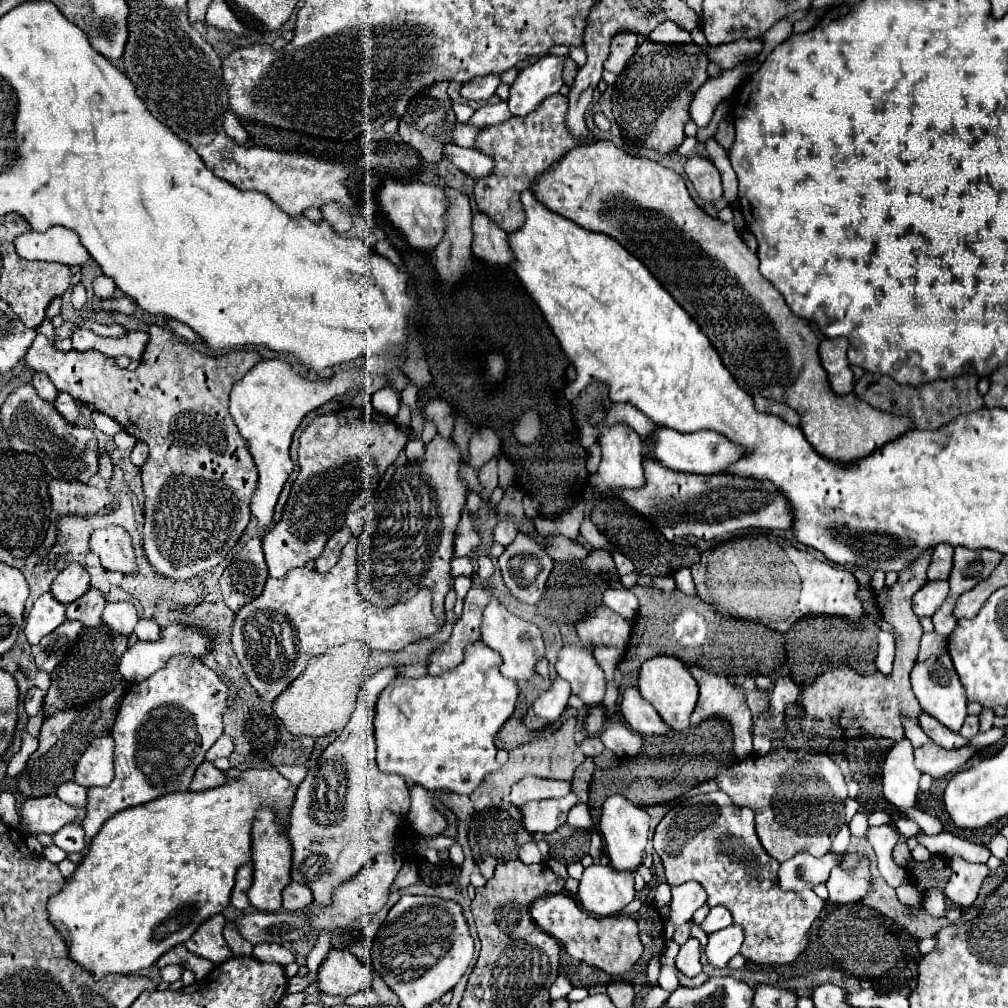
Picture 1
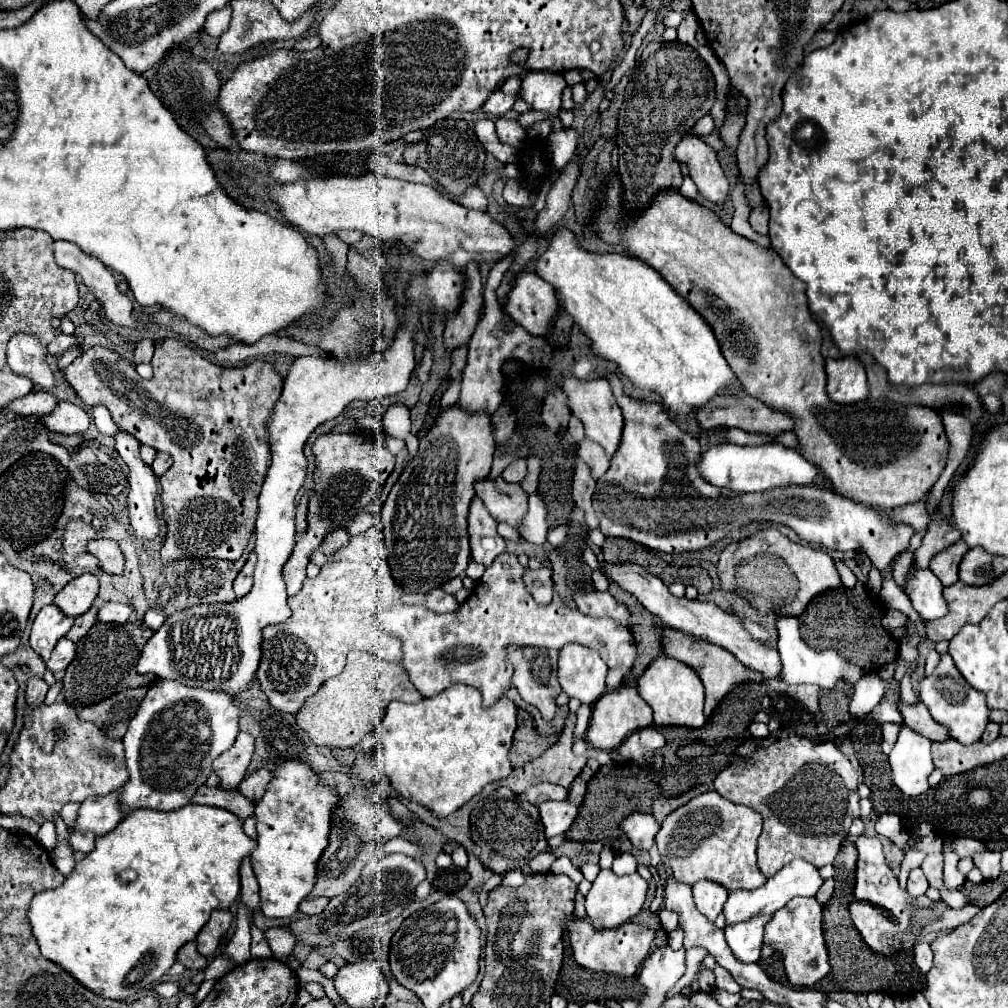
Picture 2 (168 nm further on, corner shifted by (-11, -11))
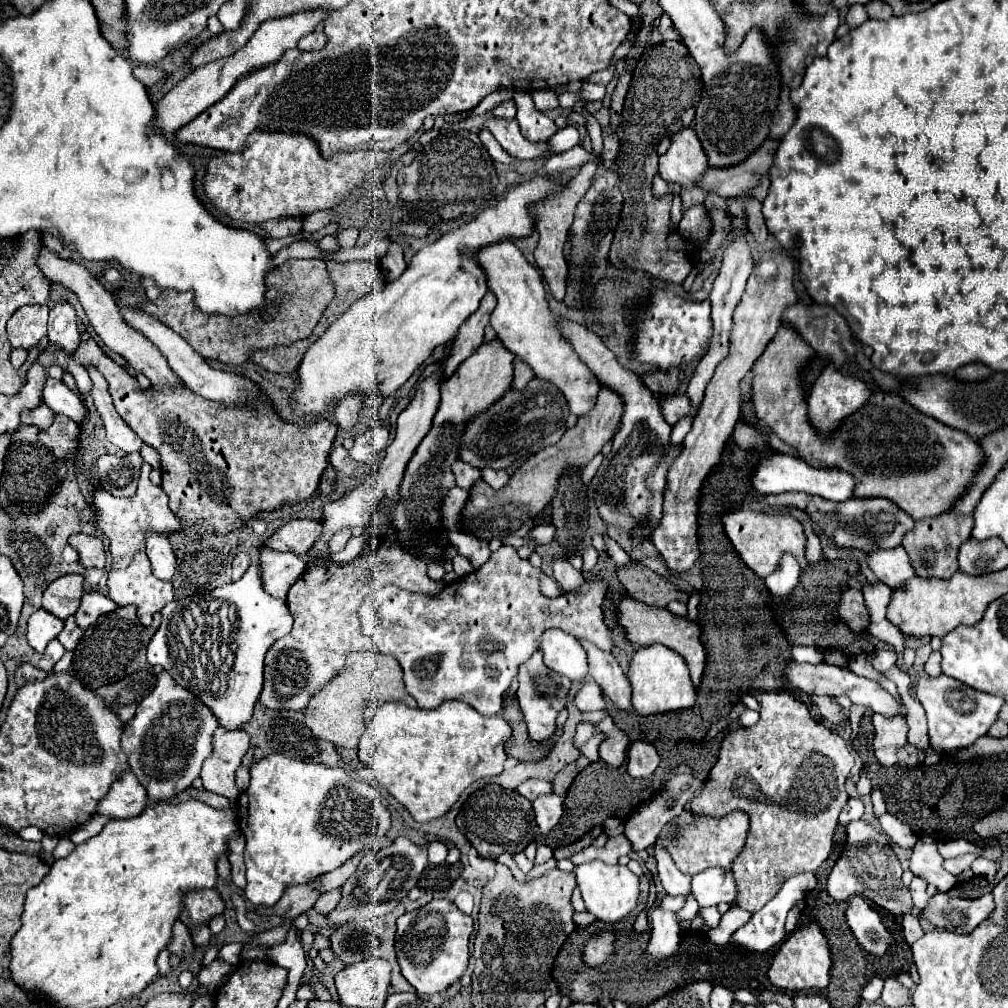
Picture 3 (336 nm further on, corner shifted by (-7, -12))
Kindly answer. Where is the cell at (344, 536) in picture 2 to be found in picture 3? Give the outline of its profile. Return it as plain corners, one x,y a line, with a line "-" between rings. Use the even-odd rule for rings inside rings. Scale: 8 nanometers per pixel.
293,519
281,525
271,537
267,537
265,545
275,551
291,551
295,555
307,555
311,545
321,535
321,521
313,519

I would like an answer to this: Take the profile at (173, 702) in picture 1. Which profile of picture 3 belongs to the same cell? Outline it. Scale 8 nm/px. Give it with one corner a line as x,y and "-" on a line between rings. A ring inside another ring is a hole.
167,671
159,673
157,687
137,705
135,717
125,725
123,733
123,751
129,757
129,767
135,771
139,777
141,785
147,789
149,799
161,801
161,799
171,799
175,795
175,783
177,783
177,793
187,789
195,777
199,777
201,763
205,761
207,755
211,755
211,735
219,727
215,721
215,715
187,689
177,685

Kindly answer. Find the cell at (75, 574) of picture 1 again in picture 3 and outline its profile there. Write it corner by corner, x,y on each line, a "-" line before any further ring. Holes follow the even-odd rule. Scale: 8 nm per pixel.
63,575
55,579
43,593
43,609
53,613
59,619
67,619
79,607
83,595
83,577
81,575

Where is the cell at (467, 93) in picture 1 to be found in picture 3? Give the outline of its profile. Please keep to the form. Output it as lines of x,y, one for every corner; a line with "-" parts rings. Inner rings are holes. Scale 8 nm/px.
509,99
509,101
499,103
499,105
493,109
493,115
495,115
495,117
501,117
501,119
515,119
515,115
517,115
515,101

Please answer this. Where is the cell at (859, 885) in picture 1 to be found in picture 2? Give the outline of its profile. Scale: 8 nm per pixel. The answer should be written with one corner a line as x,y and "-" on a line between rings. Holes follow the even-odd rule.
859,836
855,842
857,850
859,850
859,860
857,860
857,874
855,874
855,898
875,904
881,910
887,910
893,914
893,918
901,924
913,924
913,926
925,926
925,934
929,932
949,932
965,922
969,922
981,908
967,904
963,910
953,910
949,908
943,900
941,902
933,902
927,896
911,896
909,892
903,892
899,888
899,882
895,878
895,874
889,870
883,850
881,850
881,842
877,838
869,838
869,836

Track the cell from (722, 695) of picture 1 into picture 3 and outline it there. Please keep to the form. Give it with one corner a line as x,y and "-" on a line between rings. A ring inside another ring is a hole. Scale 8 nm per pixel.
625,597
619,605
617,605
617,621
619,625
625,629
627,639
631,643
637,645
651,645
651,643
661,643
673,651
677,651
685,663
689,665
689,673
695,685
701,683
703,677
703,669
705,669
705,647
699,641
699,627
687,619
687,617
679,617
673,615
669,609
665,607
655,607
655,605
647,605
643,601
635,601
631,597

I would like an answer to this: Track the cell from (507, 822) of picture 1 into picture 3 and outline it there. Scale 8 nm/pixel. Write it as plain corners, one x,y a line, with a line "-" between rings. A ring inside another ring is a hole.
495,783
477,789
461,807
457,815
459,831
471,841
481,857
497,859
501,853
521,853
531,841
535,841
537,825
533,817
531,801
521,797
517,791
503,789

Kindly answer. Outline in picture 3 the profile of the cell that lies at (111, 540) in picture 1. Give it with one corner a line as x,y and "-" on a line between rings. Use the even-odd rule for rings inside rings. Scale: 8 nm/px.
77,533
77,535
69,537
69,545
79,553
79,563
85,569
89,569
89,567
103,569
105,567
105,551
103,551
103,543
99,537

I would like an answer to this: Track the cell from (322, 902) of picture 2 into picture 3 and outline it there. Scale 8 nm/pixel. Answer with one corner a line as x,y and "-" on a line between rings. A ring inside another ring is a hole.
331,889
331,891
325,891
325,893
319,895
319,899
317,899
317,903
315,903
313,909
315,909
317,913
329,915
329,913
337,907
339,901
341,901
341,889

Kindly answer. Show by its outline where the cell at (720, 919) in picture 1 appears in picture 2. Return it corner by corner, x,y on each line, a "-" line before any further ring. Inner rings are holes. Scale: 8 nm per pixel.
793,860
791,864
787,864
787,868
781,868
779,874
769,878
763,888
731,892
725,902
725,924
731,926
731,924
739,924
743,920
751,920
755,916
773,914
795,896
815,896
821,886
823,886
823,878
819,876
819,868
815,868
813,864
807,864
805,860

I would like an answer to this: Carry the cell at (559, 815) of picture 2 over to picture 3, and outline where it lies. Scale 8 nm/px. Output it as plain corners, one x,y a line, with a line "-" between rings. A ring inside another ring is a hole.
555,793
541,795
533,801
533,813
535,813
535,823
539,831
549,833
563,815
563,799
557,797

